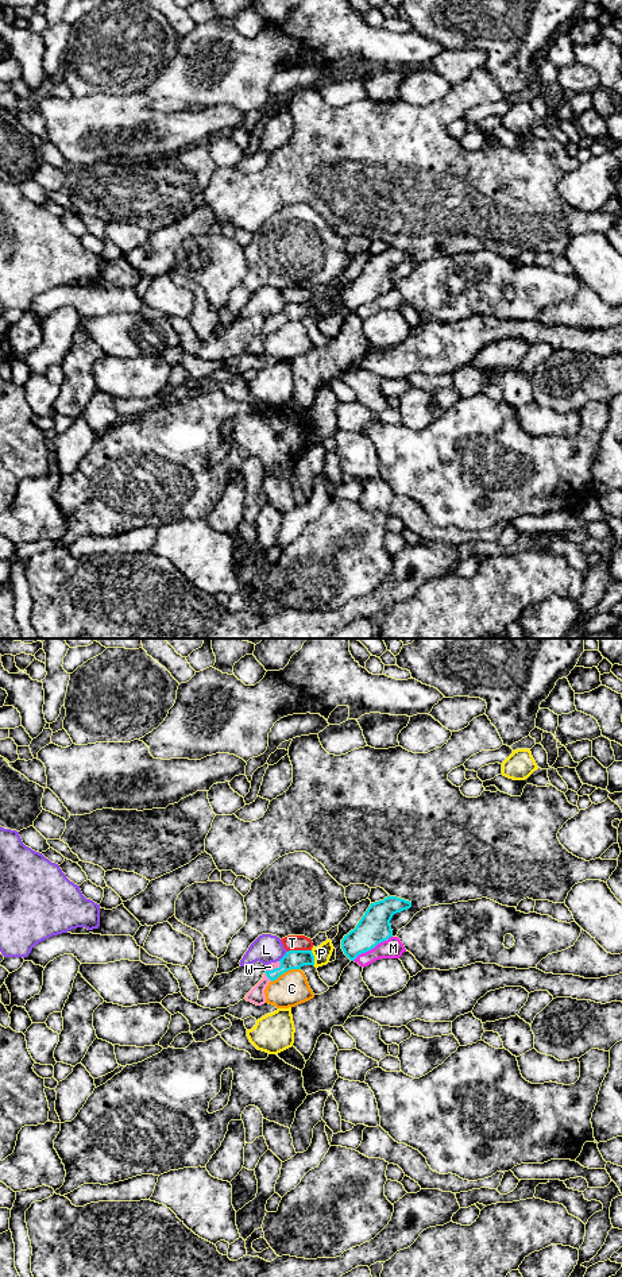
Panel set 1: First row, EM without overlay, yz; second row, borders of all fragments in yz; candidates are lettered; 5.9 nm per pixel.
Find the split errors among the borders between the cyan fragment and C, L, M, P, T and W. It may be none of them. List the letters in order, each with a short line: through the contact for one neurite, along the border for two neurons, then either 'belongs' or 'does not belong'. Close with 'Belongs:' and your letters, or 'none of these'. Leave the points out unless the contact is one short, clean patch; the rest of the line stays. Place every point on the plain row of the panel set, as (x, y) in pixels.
C: does not belong
L: does not belong
M: does not belong
P: does not belong
T: does not belong
W: belongs
Belongs: W

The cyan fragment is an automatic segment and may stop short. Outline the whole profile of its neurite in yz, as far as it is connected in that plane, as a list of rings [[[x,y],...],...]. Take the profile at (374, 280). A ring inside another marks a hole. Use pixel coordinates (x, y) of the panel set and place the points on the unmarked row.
[[[387,248],[371,255],[359,275],[341,292],[344,306],[354,313],[359,306],[374,301],[393,289],[390,273],[394,266],[412,259],[412,254]]]

